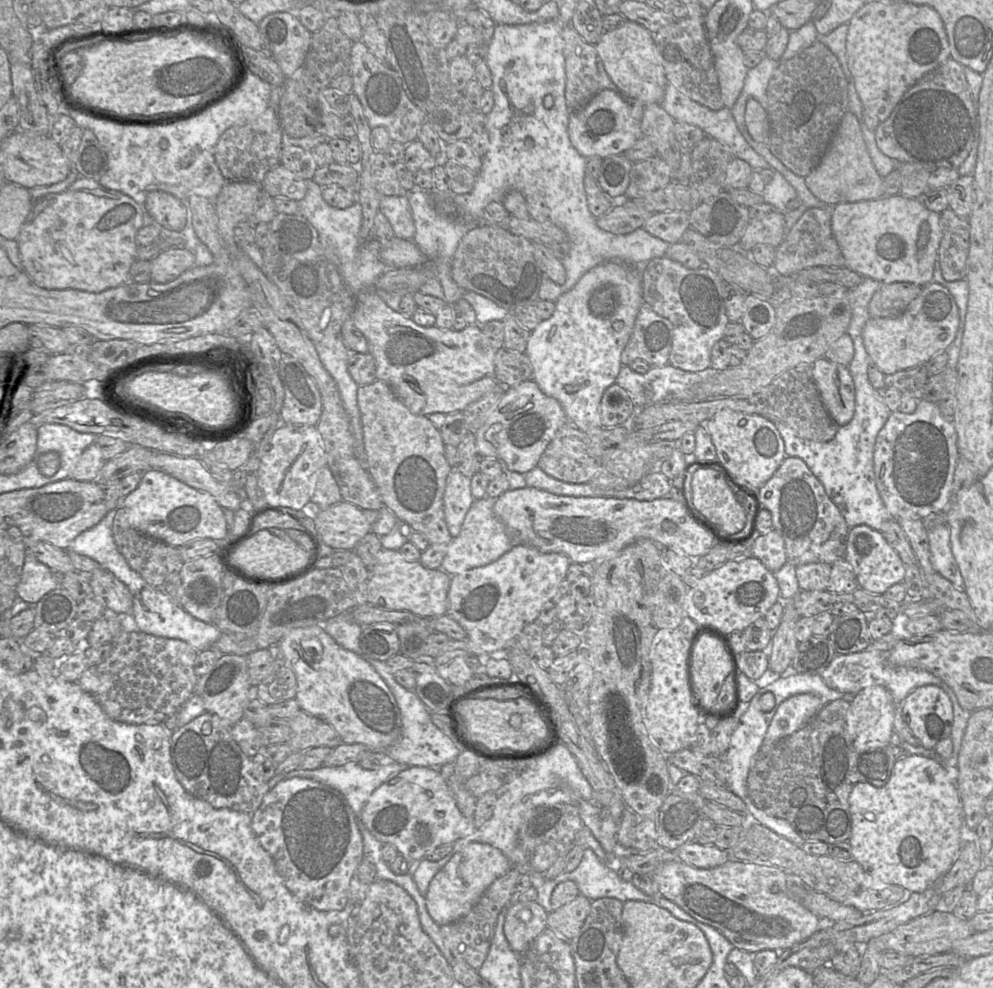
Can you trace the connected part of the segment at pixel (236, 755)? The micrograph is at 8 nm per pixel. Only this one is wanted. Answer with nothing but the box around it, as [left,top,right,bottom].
[171,712,270,814]

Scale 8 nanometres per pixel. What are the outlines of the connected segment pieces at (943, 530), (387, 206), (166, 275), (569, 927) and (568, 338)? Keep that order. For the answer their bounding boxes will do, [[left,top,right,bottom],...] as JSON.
[[928,524,965,592],[380,194,415,240],[151,248,195,283],[548,894,591,941],[525,261,643,432]]

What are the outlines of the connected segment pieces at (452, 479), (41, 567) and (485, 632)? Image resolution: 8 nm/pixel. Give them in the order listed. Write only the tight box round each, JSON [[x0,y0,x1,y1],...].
[[443,468,474,538],[16,555,57,605],[438,544,570,686]]

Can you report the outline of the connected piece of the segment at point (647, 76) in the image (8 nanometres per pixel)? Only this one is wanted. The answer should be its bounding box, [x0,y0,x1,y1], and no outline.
[596,20,668,105]

